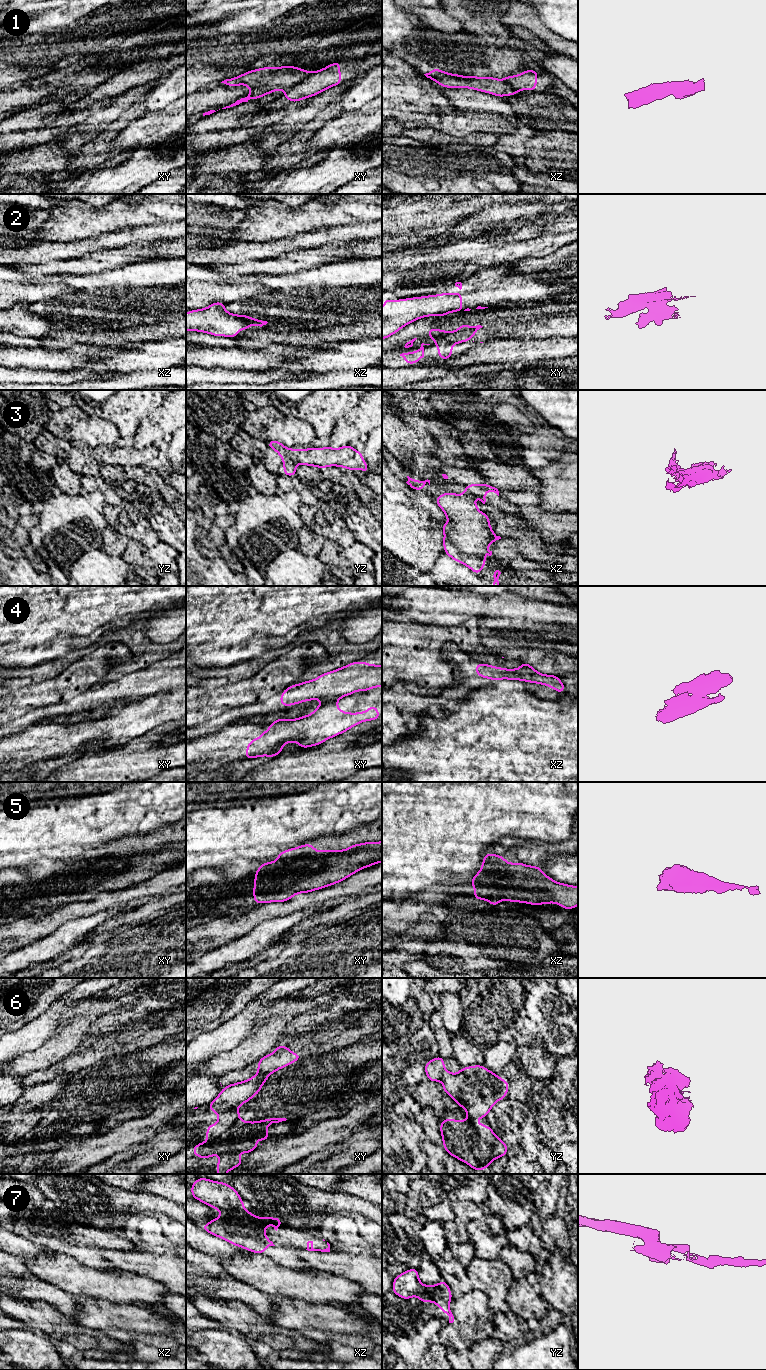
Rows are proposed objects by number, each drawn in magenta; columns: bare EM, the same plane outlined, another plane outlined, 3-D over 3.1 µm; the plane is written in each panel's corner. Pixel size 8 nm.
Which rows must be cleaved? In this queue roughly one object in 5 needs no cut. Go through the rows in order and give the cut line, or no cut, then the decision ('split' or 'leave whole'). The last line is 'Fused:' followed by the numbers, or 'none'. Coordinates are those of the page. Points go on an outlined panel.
1: cut xy (311, 73), (288, 90); split
2: cut xz (242, 316), (249, 318); split
3: cut yz (286, 449), (286, 455), (294, 463); split
4: cut xy (336, 700), (323, 703); split
5: cut none; leave whole
6: cut xy (267, 1075), (260, 1074), (255, 1076); split
7: cut xz (244, 1208), (240, 1211), (221, 1212); split
Fused: 1, 2, 3, 4, 6, 7

